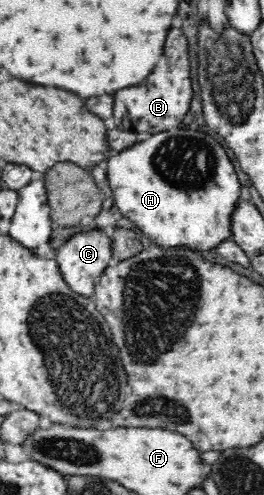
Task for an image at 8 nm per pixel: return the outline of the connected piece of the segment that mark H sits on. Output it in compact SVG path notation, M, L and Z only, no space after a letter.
M169 129L168 131L161 132L159 135L153 135L151 139L143 141L143 143L137 143L135 147L127 149L125 153L119 153L117 157L110 159L108 162L108 180L111 187L115 204L120 209L120 212L133 221L133 223L141 229L147 239L152 242L152 246L159 246L160 248L165 247L187 247L187 250L191 251L217 251L222 243L234 239L233 221L234 215L237 214L237 209L241 205L241 201L246 200L241 197L241 181L233 168L233 163L229 159L229 155L225 153L225 149L213 139L209 137L207 132L199 133L199 131L189 131L189 129Z

